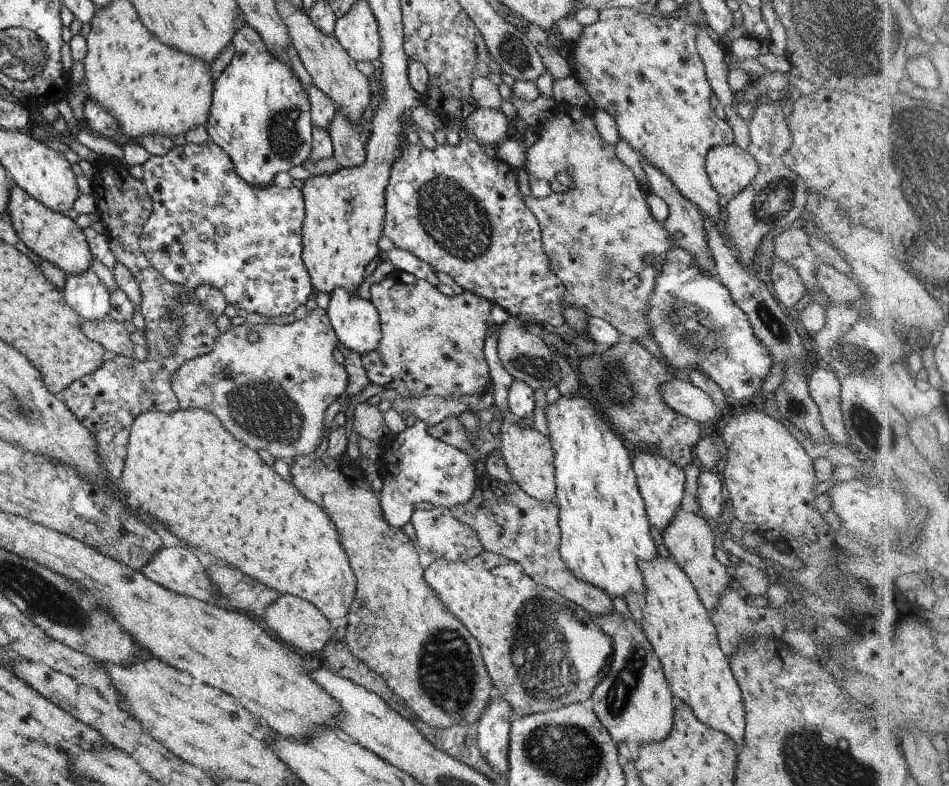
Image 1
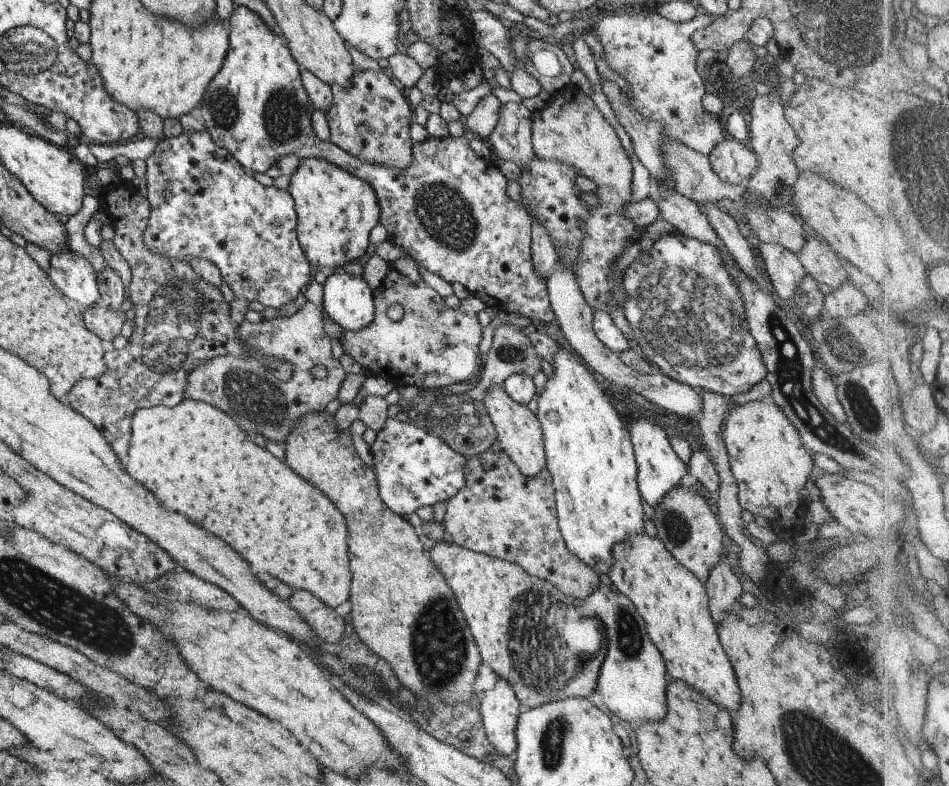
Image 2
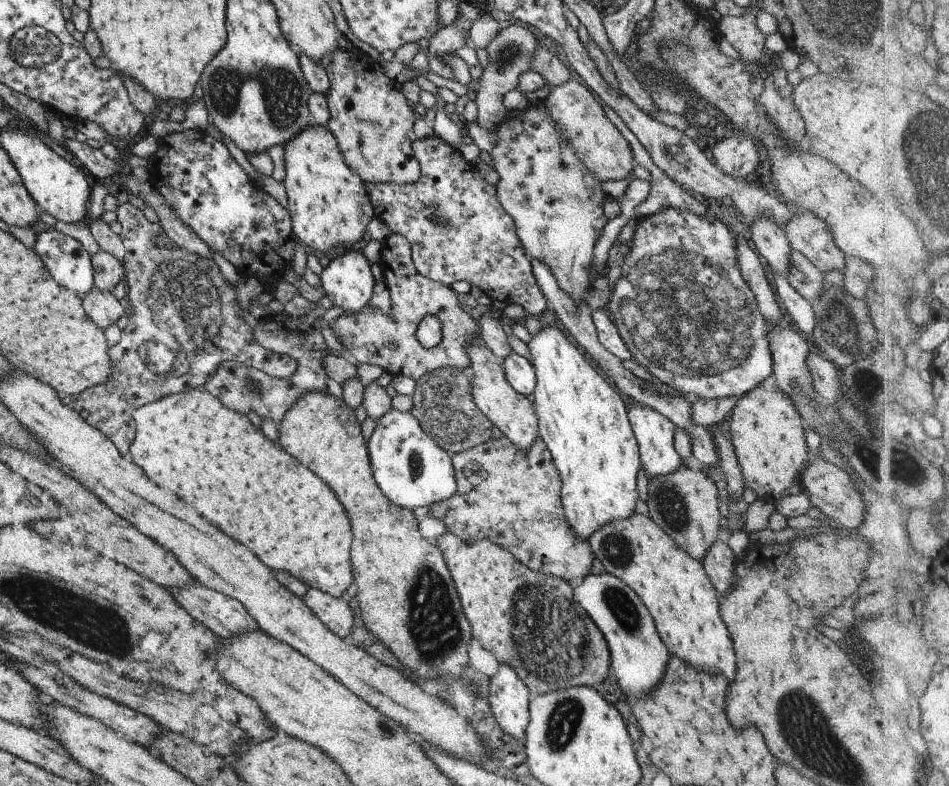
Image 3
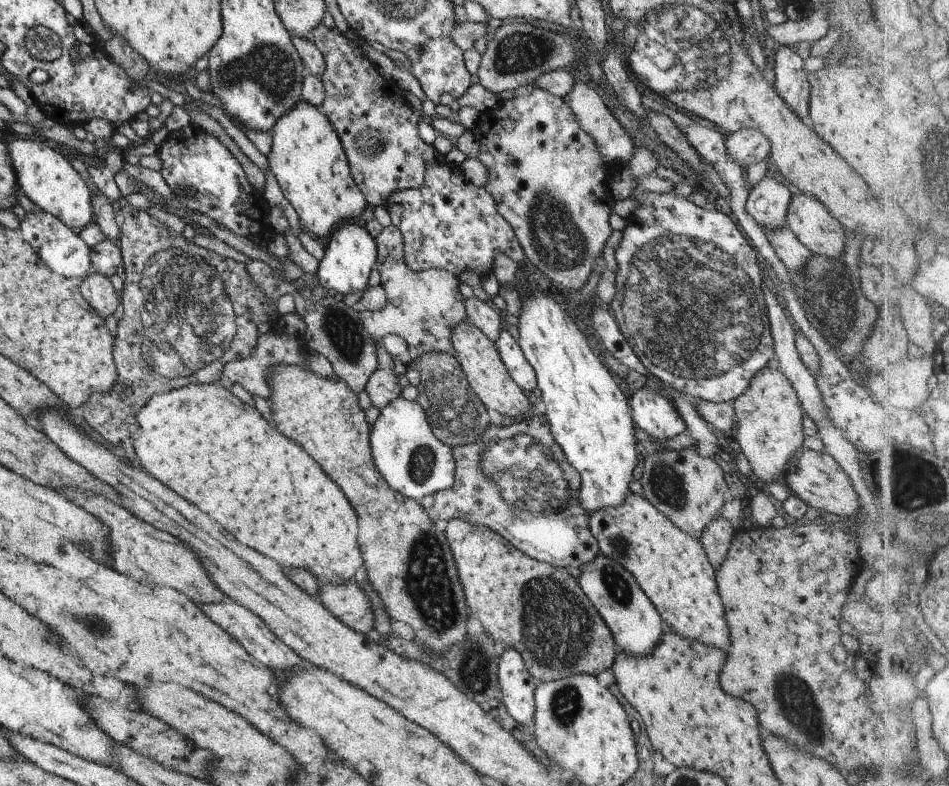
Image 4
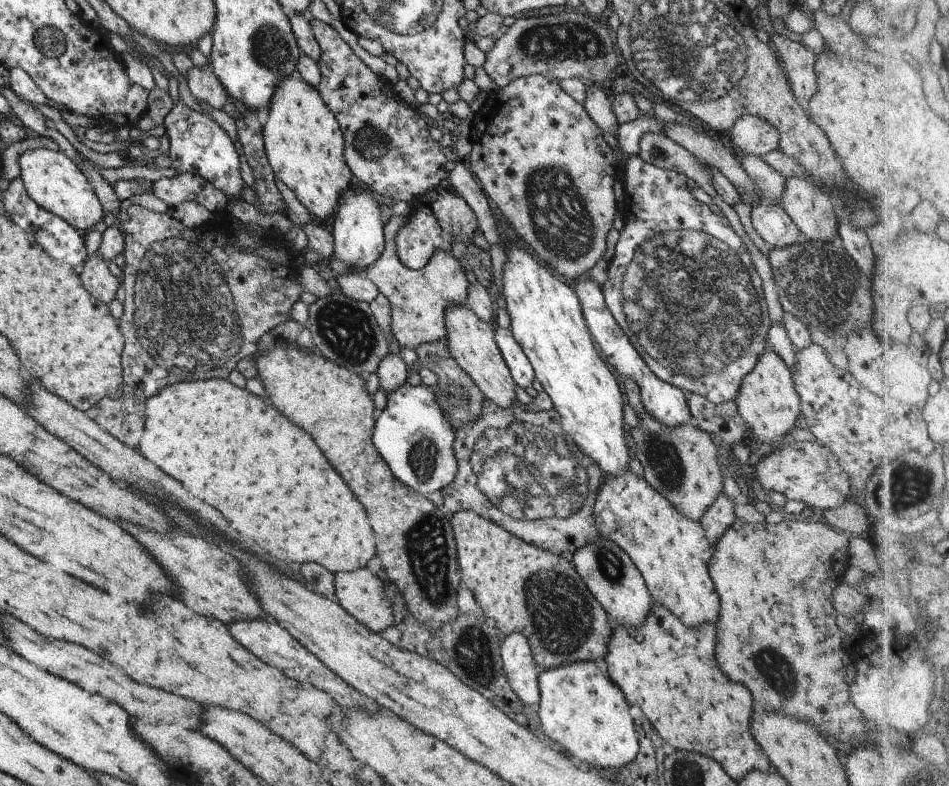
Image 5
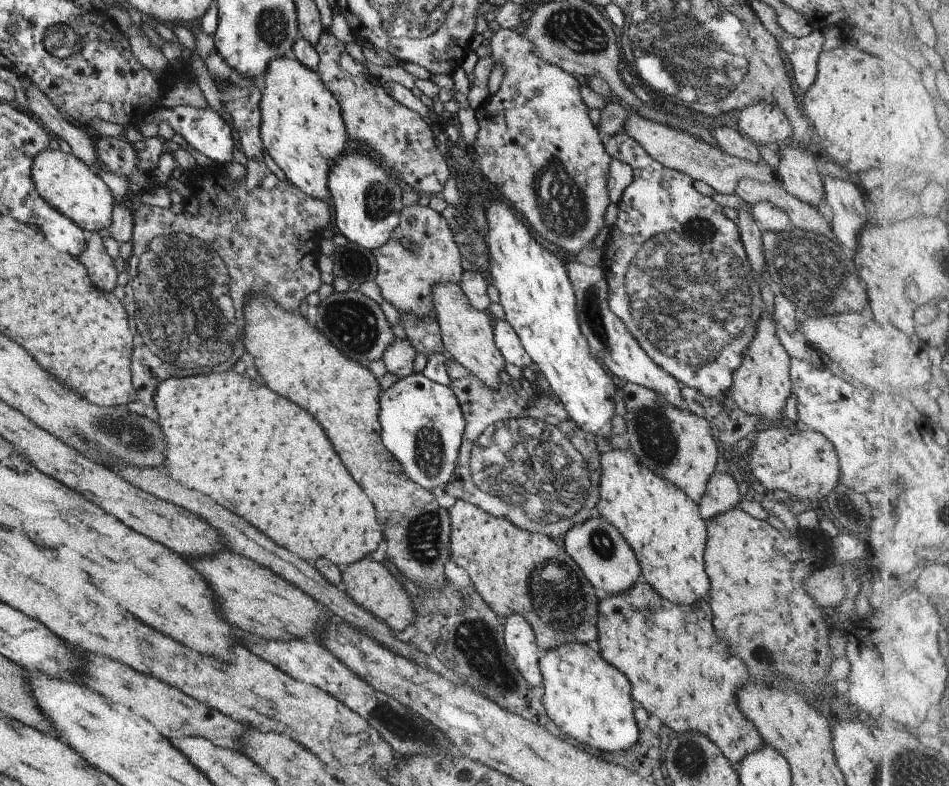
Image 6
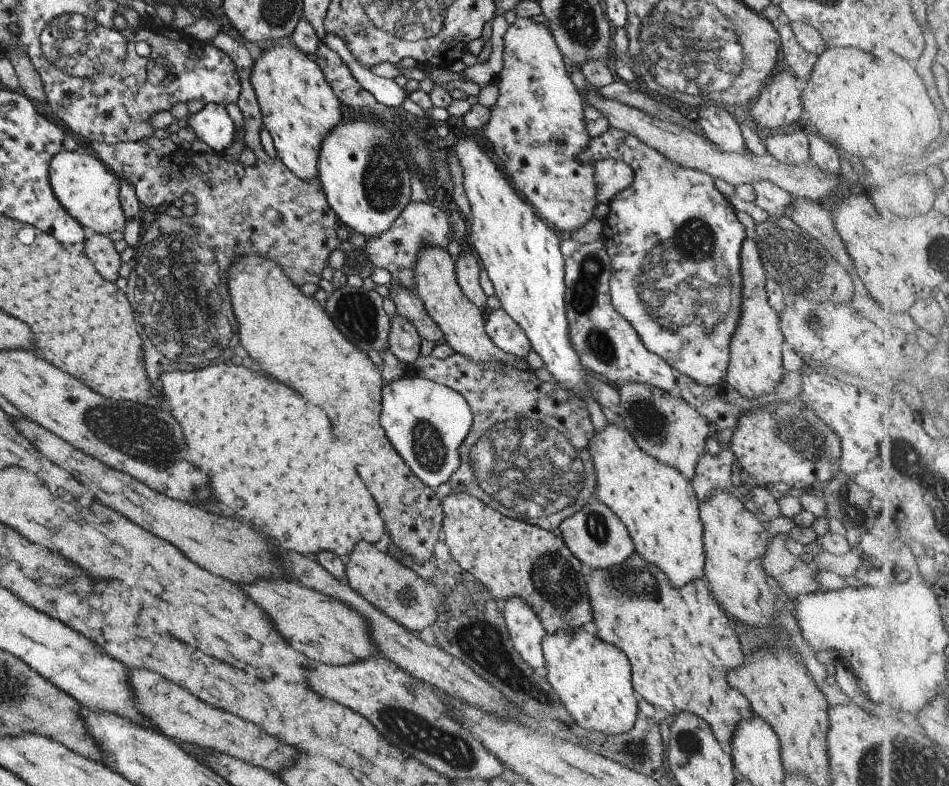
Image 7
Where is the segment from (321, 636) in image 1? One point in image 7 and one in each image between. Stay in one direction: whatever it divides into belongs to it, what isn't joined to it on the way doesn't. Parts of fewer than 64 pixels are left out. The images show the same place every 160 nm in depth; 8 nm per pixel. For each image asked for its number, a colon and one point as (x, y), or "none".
2: (325, 623)
3: (335, 613)
4: (347, 603)
5: (360, 593)
6: (365, 581)
7: (397, 591)

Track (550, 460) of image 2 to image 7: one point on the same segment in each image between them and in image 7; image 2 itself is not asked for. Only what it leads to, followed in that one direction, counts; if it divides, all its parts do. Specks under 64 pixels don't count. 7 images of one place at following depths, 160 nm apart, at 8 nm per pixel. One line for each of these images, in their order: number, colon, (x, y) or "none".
3: (581, 419)
4: (589, 417)
5: (546, 320)
6: (534, 291)
7: (520, 253)

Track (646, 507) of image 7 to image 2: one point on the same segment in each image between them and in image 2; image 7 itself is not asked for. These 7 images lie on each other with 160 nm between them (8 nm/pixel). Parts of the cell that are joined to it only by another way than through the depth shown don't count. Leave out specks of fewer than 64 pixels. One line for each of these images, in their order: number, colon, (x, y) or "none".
2: (673, 603)
3: (673, 586)
4: (671, 568)
5: (671, 552)
6: (662, 525)

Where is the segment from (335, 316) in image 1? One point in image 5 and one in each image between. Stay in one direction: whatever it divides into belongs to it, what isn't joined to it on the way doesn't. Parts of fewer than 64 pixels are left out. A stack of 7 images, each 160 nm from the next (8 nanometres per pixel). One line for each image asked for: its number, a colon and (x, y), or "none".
2: (347, 300)
3: (347, 281)
4: (350, 255)
5: (357, 229)

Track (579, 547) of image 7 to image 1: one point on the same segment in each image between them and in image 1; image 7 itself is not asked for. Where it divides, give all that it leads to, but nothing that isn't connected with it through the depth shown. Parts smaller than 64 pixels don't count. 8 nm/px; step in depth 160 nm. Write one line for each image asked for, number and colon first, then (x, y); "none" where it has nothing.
1: (633, 702)
2: (632, 678)
3: (637, 655)
4: (635, 626)
5: (614, 581)
6: (606, 560)

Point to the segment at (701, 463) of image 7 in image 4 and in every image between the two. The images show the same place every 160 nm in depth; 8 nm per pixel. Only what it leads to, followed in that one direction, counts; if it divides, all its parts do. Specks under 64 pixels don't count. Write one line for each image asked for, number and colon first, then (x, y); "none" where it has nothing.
4: (715, 538)
5: (718, 516)
6: (720, 494)

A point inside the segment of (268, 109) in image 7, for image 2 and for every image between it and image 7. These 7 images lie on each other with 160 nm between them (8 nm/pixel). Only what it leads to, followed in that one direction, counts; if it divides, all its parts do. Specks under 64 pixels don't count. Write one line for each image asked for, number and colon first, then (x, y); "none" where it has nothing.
2: (335, 210)
3: (328, 204)
4: (306, 159)
5: (303, 144)
6: (301, 128)

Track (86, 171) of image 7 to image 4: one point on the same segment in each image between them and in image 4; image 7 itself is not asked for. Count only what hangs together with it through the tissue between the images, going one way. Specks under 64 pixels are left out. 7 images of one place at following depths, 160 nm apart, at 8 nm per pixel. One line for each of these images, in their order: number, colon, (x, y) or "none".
4: (43, 174)
5: (54, 182)
6: (67, 184)

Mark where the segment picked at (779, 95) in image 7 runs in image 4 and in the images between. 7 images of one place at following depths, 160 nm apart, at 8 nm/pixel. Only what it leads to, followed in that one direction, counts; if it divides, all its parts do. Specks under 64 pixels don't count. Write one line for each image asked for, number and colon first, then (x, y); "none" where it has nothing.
4: (746, 145)
5: (752, 135)
6: (764, 123)

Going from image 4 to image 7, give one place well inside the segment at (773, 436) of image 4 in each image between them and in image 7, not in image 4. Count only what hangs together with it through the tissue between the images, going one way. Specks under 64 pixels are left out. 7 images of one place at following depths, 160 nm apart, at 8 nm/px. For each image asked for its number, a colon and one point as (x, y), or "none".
5: (766, 401)
6: (760, 384)
7: (754, 366)

